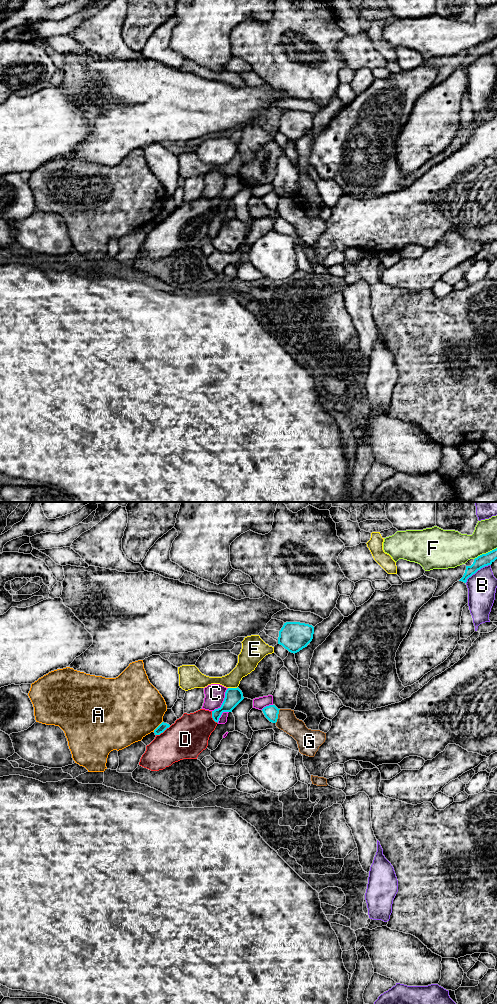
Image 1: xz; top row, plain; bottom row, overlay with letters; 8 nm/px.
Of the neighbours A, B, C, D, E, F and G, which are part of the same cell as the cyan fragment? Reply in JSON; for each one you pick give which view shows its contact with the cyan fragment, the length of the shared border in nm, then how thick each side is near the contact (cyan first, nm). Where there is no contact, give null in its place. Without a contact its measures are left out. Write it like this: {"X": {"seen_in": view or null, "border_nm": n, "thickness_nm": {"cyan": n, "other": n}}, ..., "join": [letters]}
{"join": []}

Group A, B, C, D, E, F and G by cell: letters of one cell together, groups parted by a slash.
A / B / C / D / E / F / G

